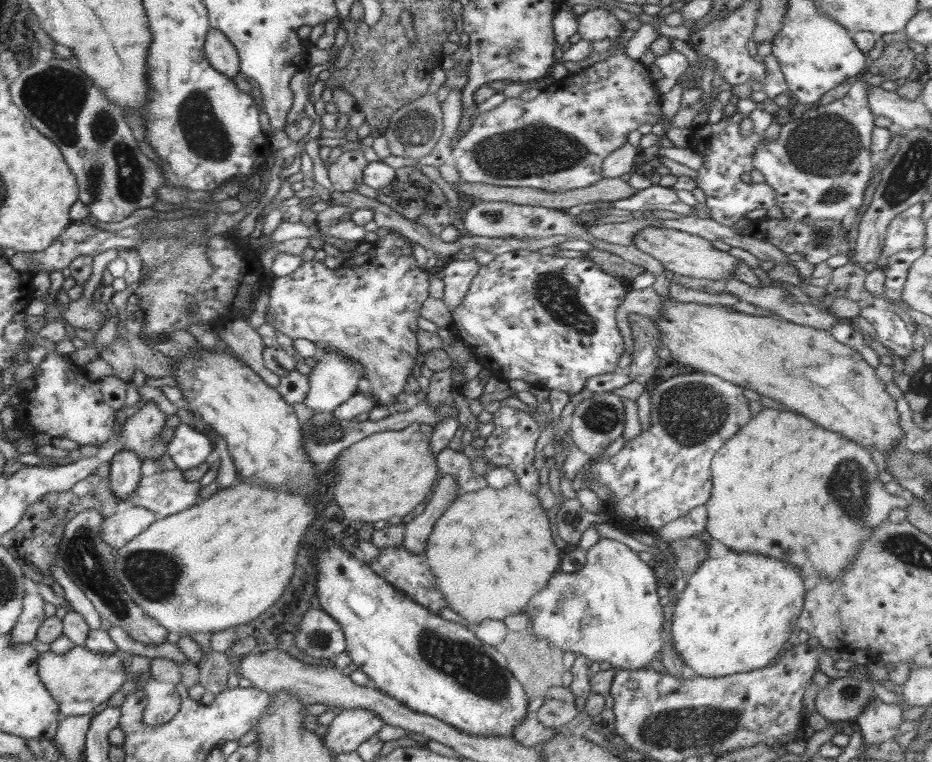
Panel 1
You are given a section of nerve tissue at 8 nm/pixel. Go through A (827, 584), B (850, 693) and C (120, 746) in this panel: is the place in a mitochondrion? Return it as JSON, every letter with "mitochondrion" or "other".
{"A":"other","B":"mitochondrion","C":"other"}

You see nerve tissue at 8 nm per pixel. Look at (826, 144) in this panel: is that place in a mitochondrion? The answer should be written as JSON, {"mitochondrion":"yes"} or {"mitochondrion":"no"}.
{"mitochondrion":"yes"}

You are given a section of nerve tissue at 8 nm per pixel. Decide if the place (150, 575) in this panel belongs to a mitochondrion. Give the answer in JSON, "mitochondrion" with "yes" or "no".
{"mitochondrion":"yes"}

